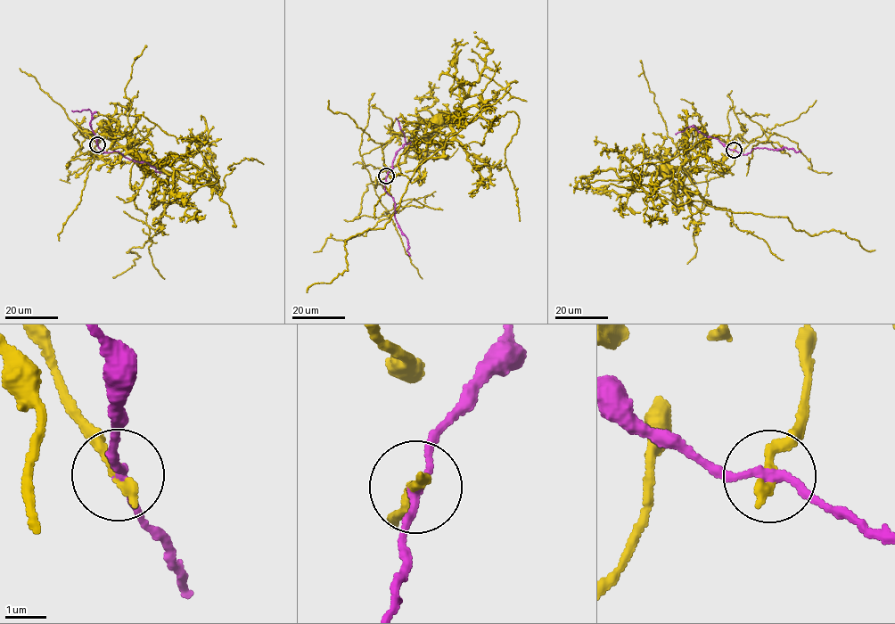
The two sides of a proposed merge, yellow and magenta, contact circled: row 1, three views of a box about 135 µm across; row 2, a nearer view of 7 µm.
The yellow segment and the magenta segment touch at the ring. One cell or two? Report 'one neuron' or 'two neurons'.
two neurons

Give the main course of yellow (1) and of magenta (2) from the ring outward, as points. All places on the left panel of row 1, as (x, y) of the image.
1: (97, 144), (89, 131), (79, 127), (83, 133), (103, 127), (128, 151), (134, 151), (143, 157), (143, 162)
2: (97, 144), (102, 152), (118, 151), (129, 160), (145, 161), (156, 171), (161, 172)

